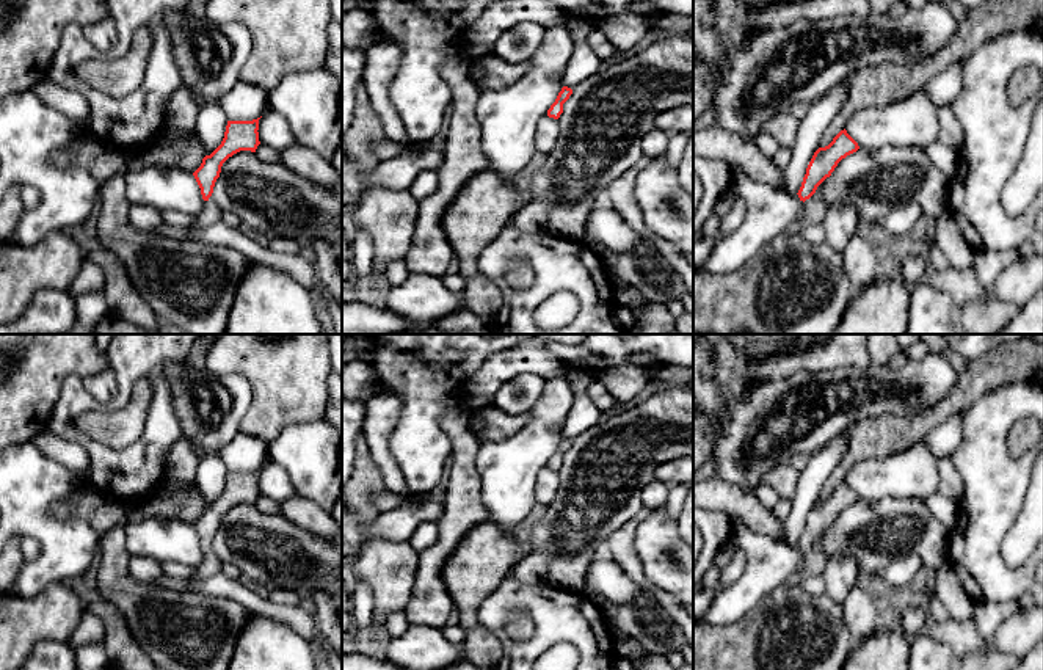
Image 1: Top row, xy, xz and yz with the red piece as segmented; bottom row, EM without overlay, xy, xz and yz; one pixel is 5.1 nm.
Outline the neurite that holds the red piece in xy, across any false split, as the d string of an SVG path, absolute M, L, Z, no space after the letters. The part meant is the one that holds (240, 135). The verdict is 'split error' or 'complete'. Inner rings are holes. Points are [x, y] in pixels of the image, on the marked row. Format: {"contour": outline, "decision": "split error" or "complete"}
{"contour": "M259 119L253 121L227 121L221 144L202 158L201 166L193 173L202 199L205 201L202 213L190 231L205 229L223 220L223 210L213 199L213 187L220 177L223 163L240 151L256 152L259 141Z", "decision": "split error"}

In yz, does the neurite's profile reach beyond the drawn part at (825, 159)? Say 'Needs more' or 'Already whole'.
Needs more

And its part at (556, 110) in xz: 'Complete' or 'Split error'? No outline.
Complete

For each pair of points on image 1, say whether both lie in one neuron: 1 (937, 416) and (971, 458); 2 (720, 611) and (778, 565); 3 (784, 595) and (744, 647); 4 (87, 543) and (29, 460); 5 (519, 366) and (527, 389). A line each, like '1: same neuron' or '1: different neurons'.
1: different neurons
2: same neuron
3: same neuron
4: same neuron
5: different neurons

